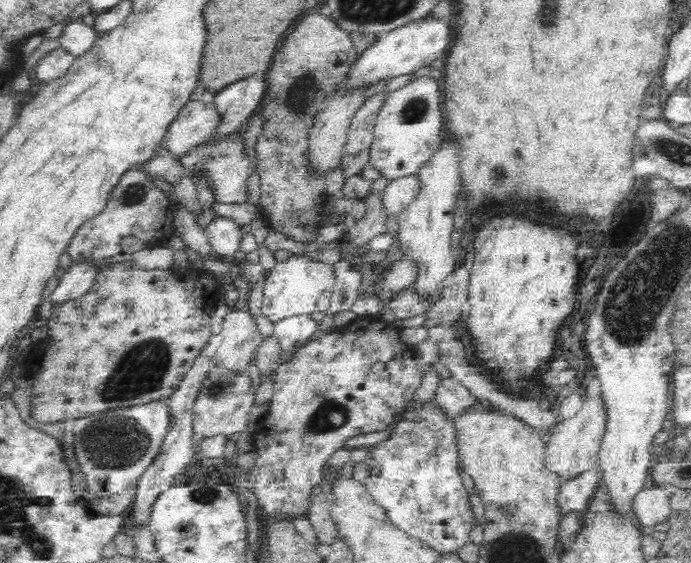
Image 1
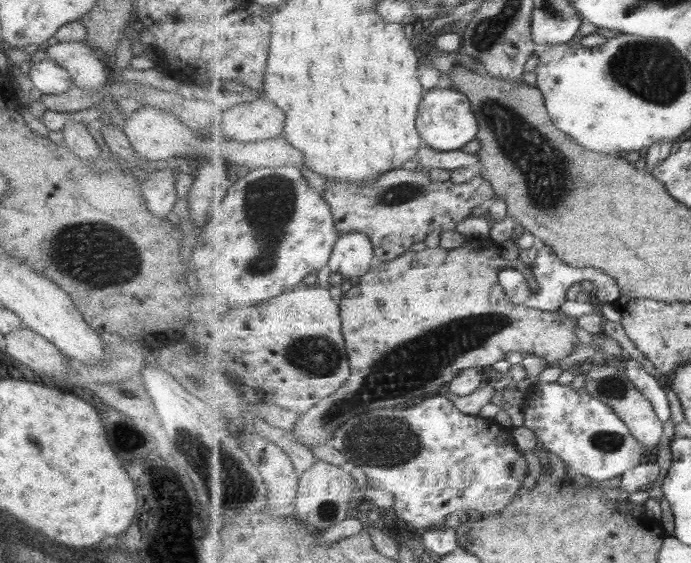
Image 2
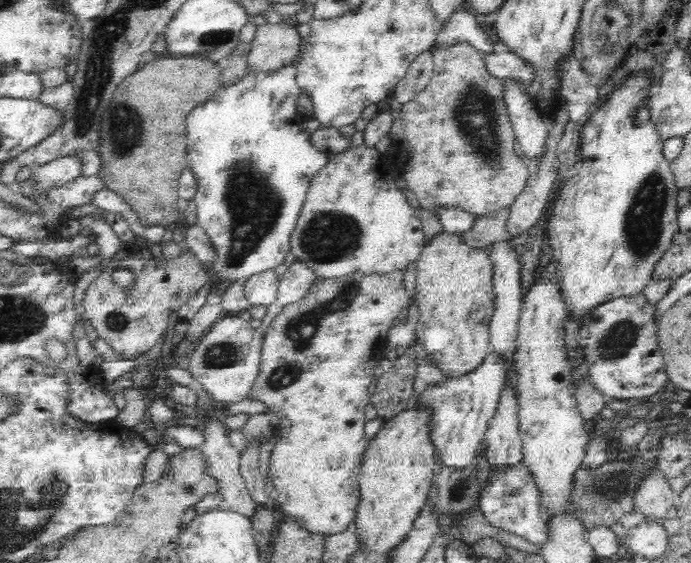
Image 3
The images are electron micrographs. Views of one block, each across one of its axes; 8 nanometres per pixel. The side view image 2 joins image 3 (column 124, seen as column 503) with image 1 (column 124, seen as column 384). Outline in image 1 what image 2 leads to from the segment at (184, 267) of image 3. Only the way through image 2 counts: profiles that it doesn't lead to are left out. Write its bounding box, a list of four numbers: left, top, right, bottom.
[31,260,212,425]

